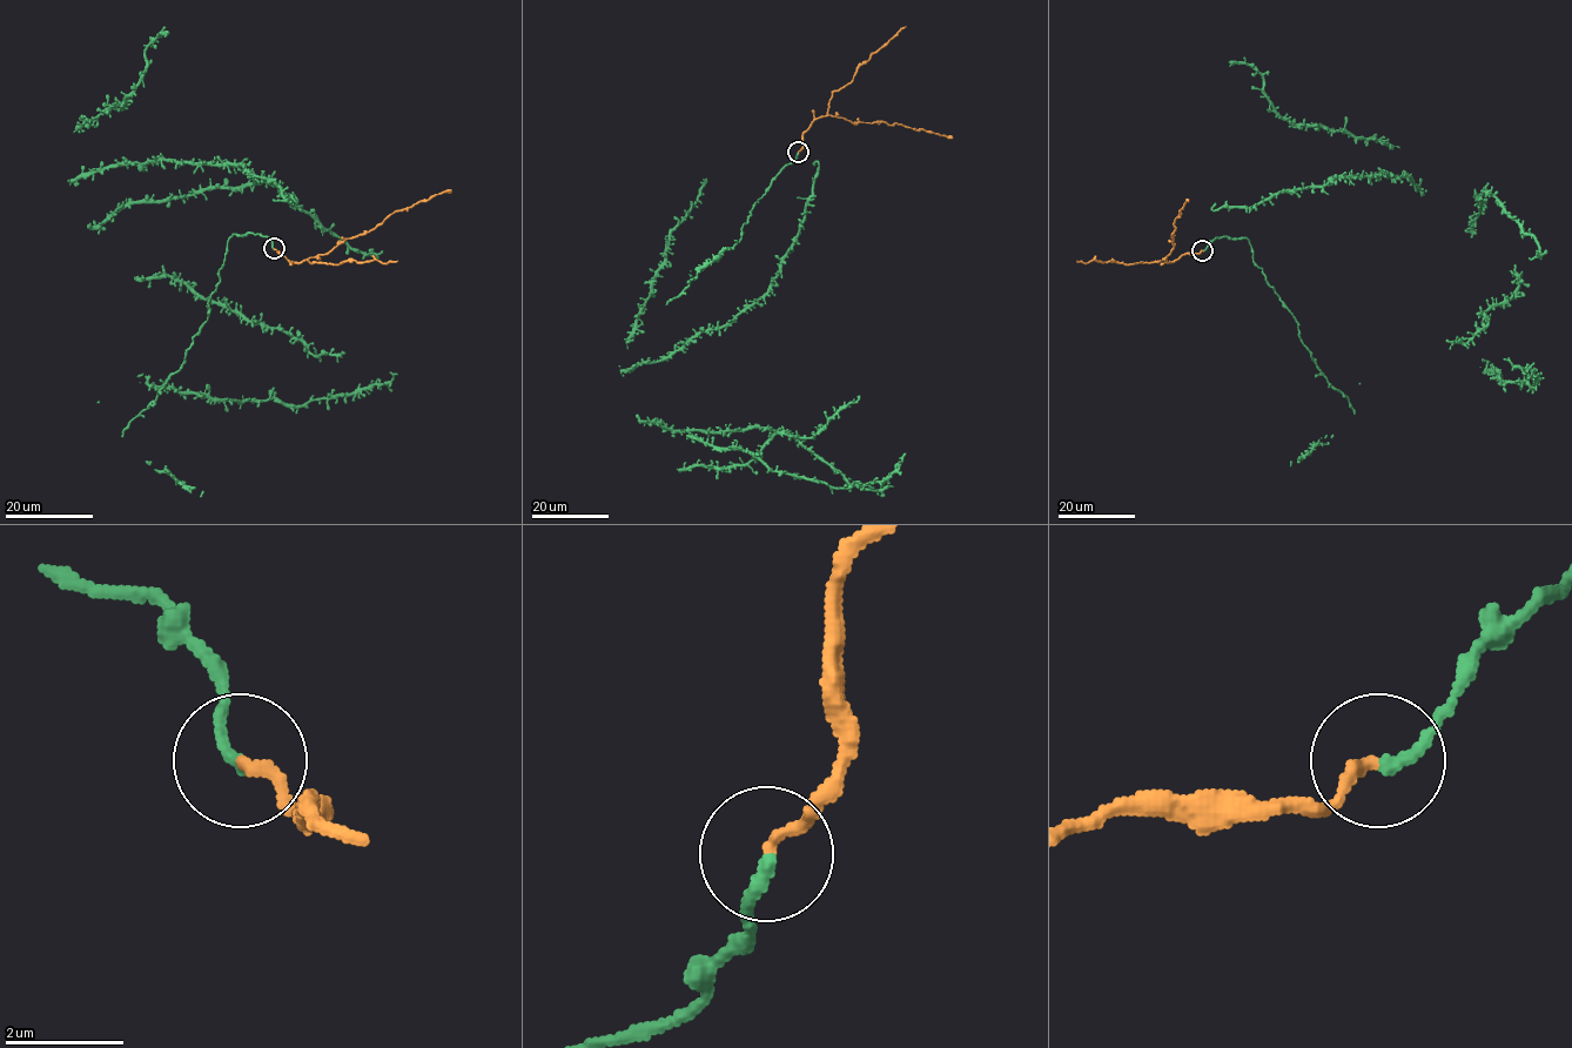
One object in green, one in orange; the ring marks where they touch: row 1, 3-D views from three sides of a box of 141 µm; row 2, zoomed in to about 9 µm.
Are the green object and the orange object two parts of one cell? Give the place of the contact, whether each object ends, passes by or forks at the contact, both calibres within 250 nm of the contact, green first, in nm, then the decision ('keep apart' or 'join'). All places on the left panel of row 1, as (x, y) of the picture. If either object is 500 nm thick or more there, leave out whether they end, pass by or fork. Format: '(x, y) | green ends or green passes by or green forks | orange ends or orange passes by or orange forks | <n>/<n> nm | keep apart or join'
(274, 248) | green ends | orange ends | 200/200 nm | join

